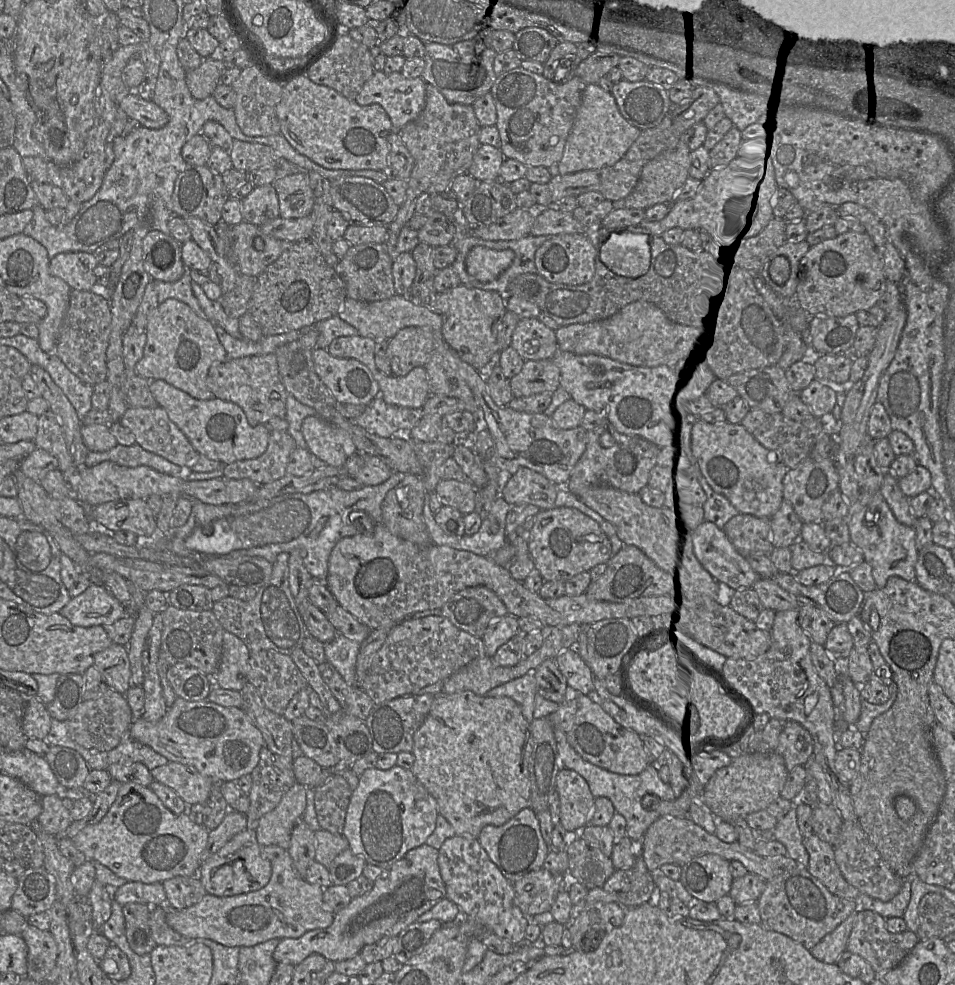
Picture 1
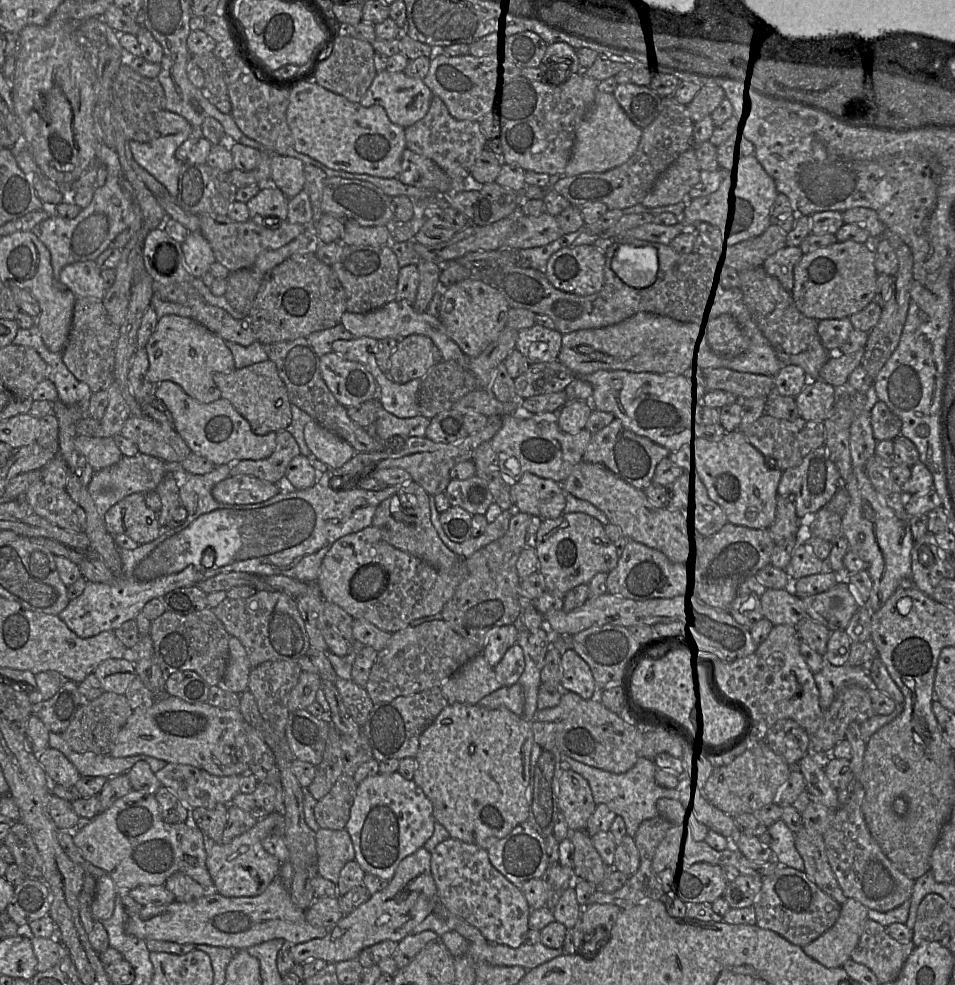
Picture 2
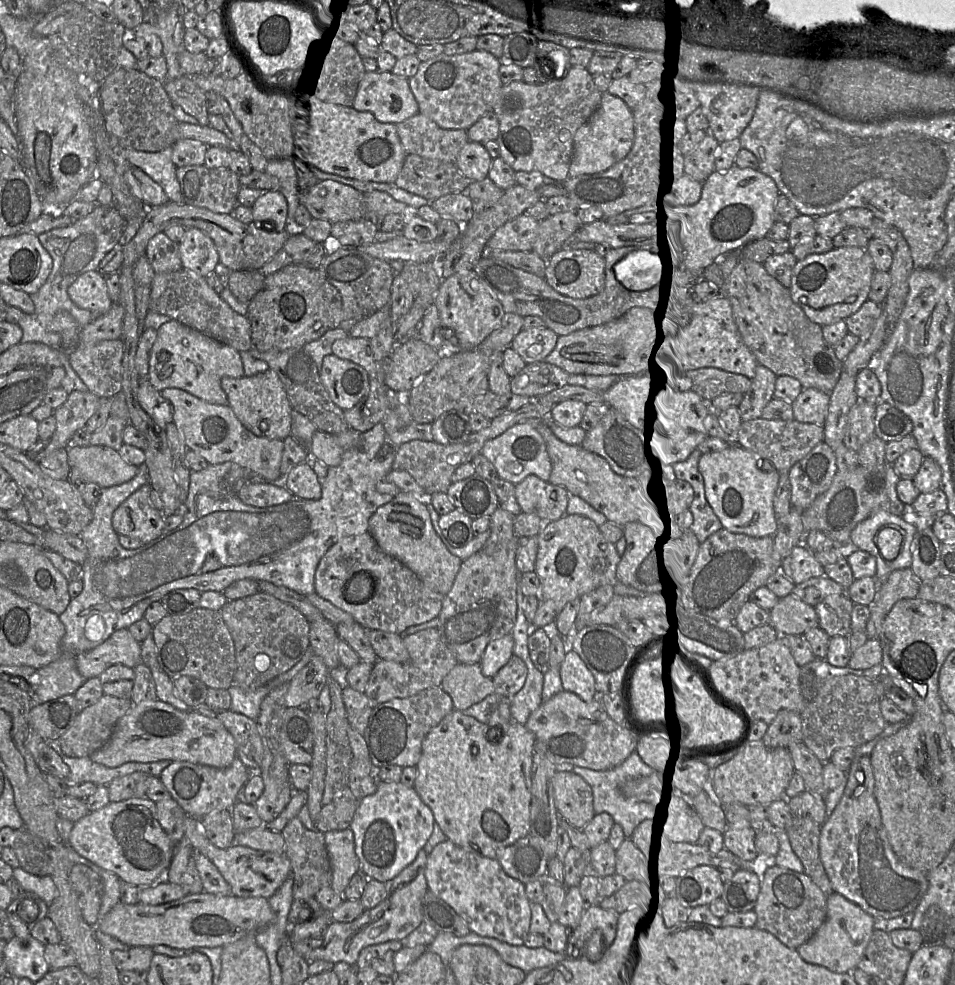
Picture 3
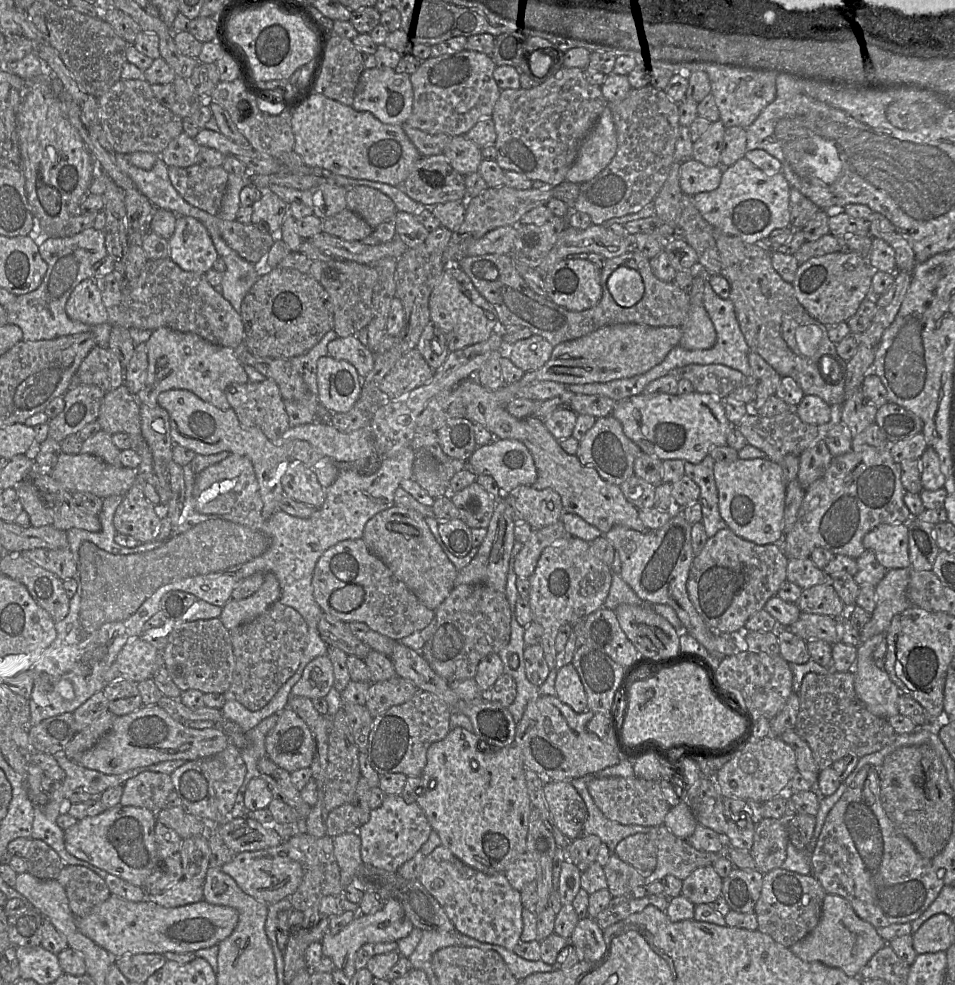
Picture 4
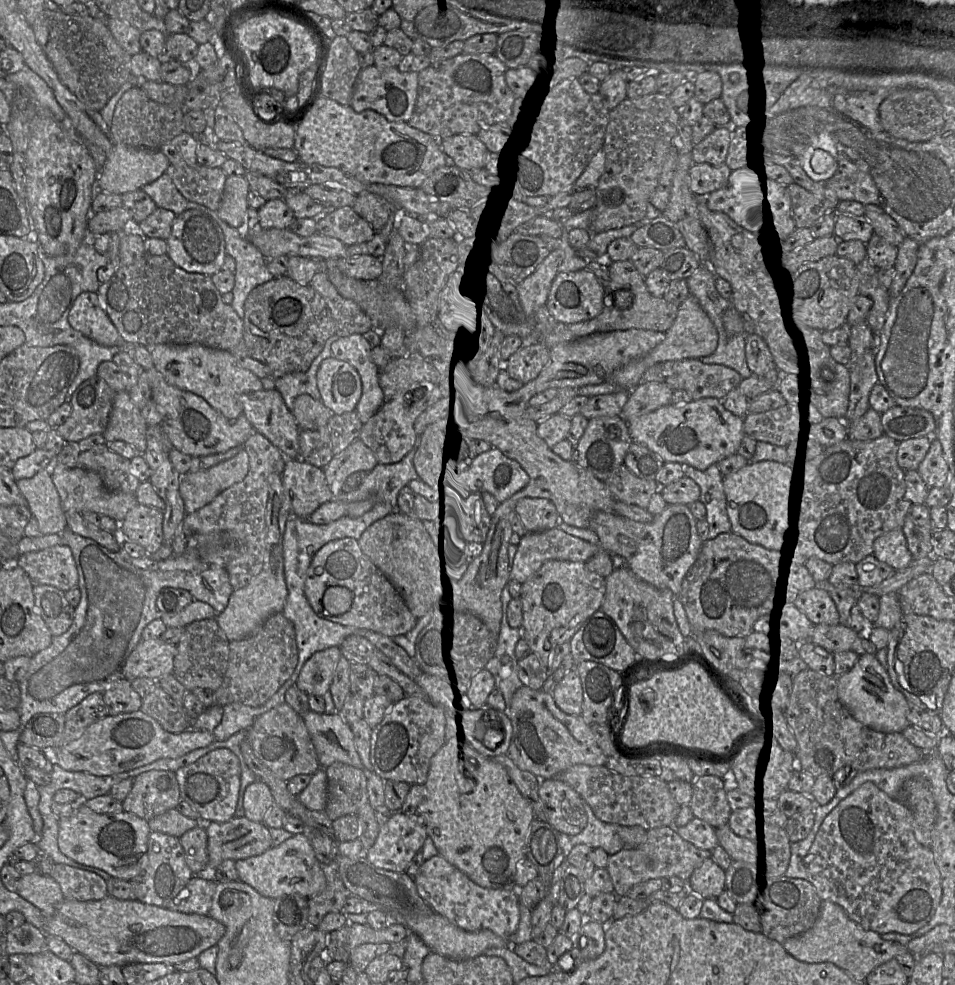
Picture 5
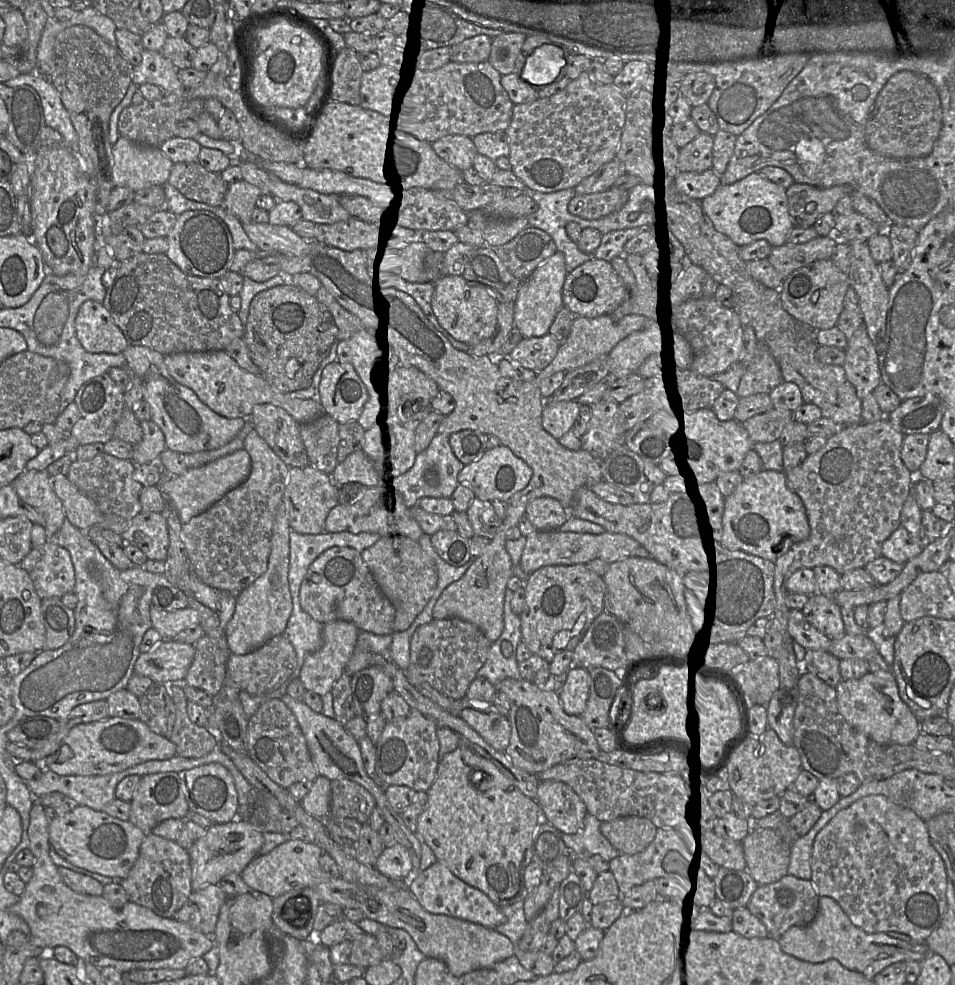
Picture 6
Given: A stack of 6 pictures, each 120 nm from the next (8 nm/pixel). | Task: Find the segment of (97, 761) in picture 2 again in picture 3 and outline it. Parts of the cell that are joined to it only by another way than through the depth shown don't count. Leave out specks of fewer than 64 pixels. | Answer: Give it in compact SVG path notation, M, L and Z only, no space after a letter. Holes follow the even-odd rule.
M53 750L70 769L68 777L62 778L66 781L67 787L82 782L92 782L97 786L107 786L113 779L133 772L144 772L148 775L159 777L162 771L172 762L171 760L160 760L150 763L128 762L115 768L109 768L93 762L90 757L69 757L62 752Z

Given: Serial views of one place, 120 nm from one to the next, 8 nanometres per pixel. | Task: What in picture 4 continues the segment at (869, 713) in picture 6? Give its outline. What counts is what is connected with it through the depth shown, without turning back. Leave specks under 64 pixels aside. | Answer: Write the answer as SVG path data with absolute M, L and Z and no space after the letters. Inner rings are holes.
M876 634L857 647L853 668L854 689L867 709L876 716L889 719L899 714L901 691L889 674L877 666L873 653L885 634Z

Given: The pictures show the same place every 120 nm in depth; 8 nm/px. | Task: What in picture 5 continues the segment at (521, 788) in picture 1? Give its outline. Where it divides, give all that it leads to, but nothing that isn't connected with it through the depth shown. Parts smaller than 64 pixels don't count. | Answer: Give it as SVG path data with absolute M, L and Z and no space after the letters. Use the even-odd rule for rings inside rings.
M474 732L449 738L430 760L426 797L416 811L438 853L484 888L514 886L515 870L525 857L528 833L534 820L532 802L509 778L503 764L504 756L492 754Z

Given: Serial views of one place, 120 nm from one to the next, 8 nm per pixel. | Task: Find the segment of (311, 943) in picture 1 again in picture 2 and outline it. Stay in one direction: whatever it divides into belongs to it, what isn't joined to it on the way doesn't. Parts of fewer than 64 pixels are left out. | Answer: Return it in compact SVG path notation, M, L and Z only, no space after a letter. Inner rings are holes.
M424 846L404 858L395 874L381 891L353 912L341 918L324 938L291 945L290 952L295 964L303 965L309 960L321 959L331 964L358 959L360 952L377 943L391 940L400 942L433 912L438 903L438 893L431 872L431 855Z

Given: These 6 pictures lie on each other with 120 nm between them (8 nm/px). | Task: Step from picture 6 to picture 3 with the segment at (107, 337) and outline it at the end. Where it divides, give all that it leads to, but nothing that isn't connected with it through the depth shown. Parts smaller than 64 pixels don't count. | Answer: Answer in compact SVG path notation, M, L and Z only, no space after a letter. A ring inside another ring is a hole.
M96 271L80 275L68 287L67 292L76 306L96 315L106 313L112 305L103 276Z

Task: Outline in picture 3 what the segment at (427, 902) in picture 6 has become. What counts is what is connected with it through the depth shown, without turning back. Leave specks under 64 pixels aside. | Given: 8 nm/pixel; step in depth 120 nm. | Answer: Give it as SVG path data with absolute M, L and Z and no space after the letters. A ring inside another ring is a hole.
M446 839L436 845L428 855L425 877L428 889L454 909L471 932L514 946L522 945L525 937L530 933L531 902L526 896L525 885L507 875L497 859L480 856Z

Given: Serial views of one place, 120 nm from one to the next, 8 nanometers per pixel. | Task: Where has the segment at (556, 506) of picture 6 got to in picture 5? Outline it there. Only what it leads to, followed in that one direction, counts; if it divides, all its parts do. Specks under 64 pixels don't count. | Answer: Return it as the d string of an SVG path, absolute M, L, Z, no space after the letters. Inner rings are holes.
M526 497L515 508L528 532L544 531L559 526L561 517L555 505L547 498Z

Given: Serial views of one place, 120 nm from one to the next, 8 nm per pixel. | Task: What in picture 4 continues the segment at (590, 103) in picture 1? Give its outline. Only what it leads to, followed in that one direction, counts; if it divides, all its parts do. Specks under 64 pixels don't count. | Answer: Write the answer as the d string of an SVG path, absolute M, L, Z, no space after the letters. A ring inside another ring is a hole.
M607 105L590 135L582 142L567 182L585 183L595 178L613 159L617 137L611 106Z

